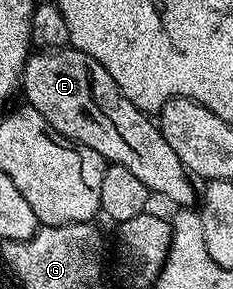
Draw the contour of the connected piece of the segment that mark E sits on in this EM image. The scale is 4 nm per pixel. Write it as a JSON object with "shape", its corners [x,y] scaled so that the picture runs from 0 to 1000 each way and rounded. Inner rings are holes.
{"shape":[[[300,163],[137,180],[99,235],[90,322],[94,308],[116,332],[112,360],[176,384],[219,443],[300,488],[412,516],[446,561],[571,592],[635,661],[721,682],[751,716],[841,706],[841,630],[811,609],[777,550],[760,550],[760,522],[708,495],[678,429],[536,343],[502,287],[485,287],[485,260],[468,260],[416,204]]]}

